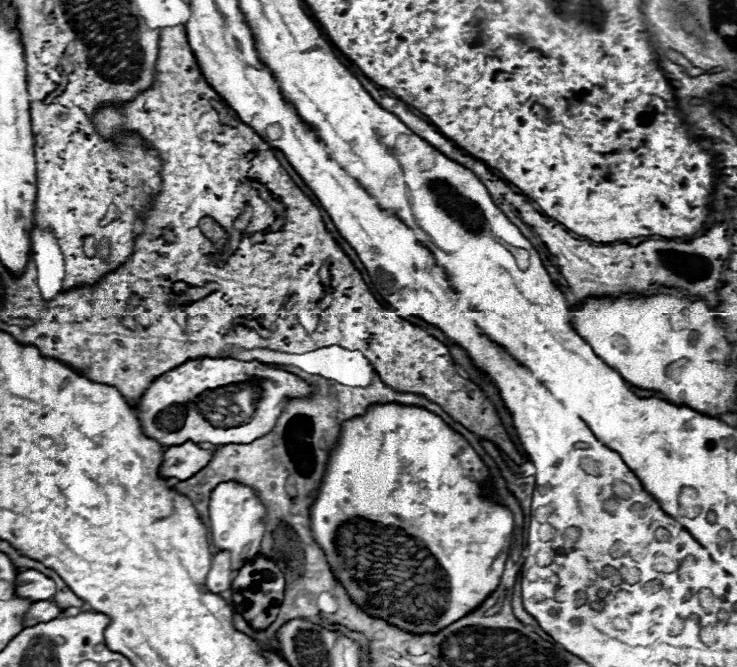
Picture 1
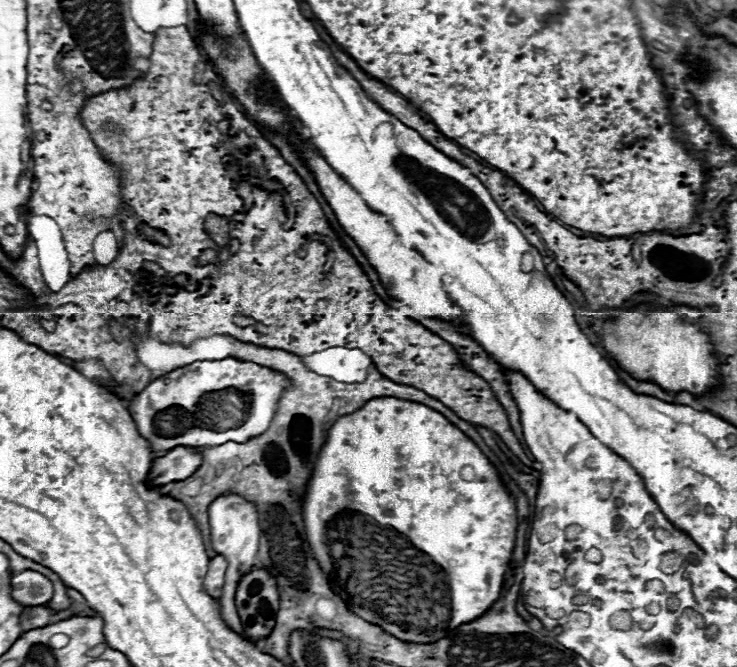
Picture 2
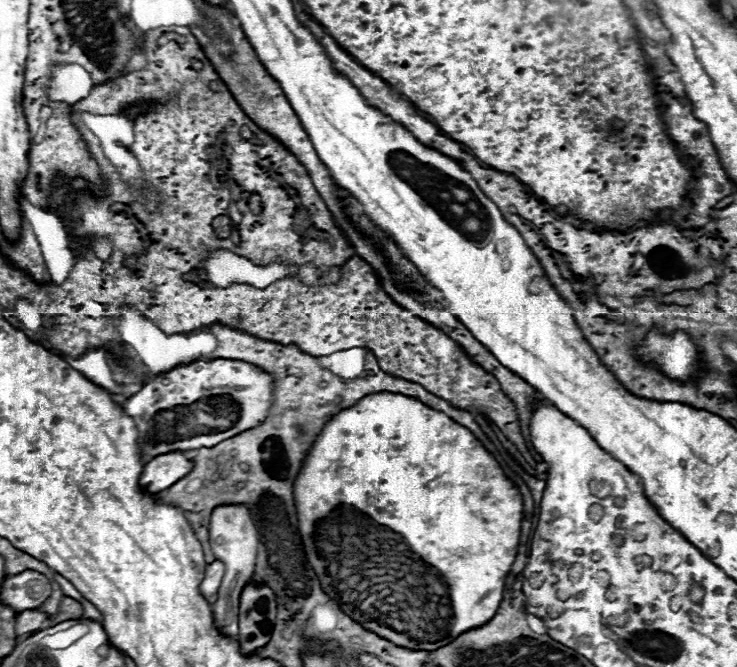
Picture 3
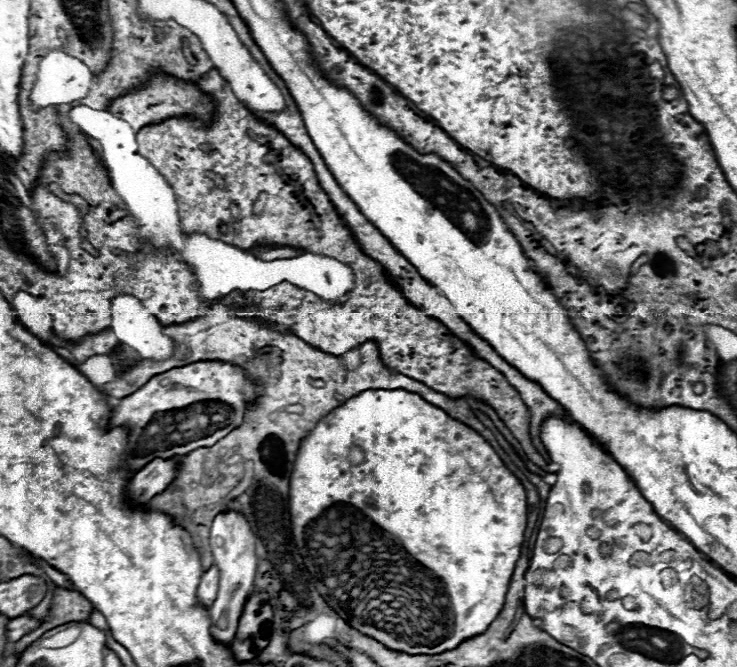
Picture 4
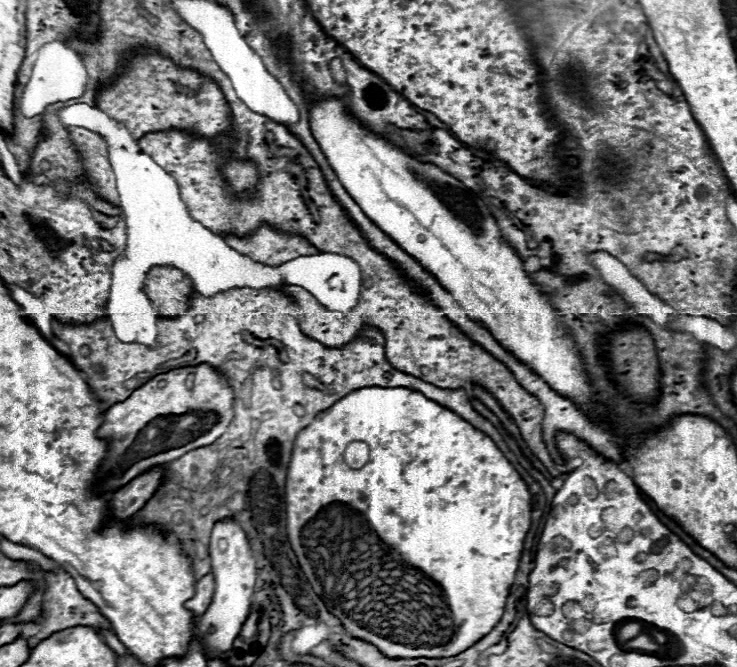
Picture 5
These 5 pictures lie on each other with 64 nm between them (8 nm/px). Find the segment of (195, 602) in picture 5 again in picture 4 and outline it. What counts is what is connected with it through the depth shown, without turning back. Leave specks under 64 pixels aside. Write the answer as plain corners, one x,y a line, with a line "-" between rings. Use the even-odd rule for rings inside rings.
212,566
210,570
206,570
202,574
200,586
198,586
198,600
204,606
210,606
212,600
216,598
216,590
218,590
218,568

